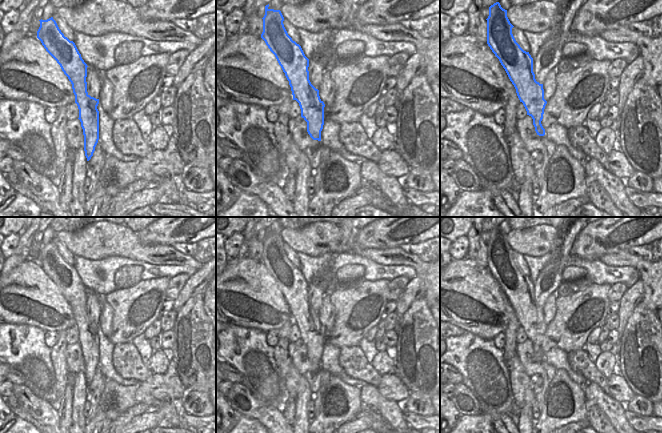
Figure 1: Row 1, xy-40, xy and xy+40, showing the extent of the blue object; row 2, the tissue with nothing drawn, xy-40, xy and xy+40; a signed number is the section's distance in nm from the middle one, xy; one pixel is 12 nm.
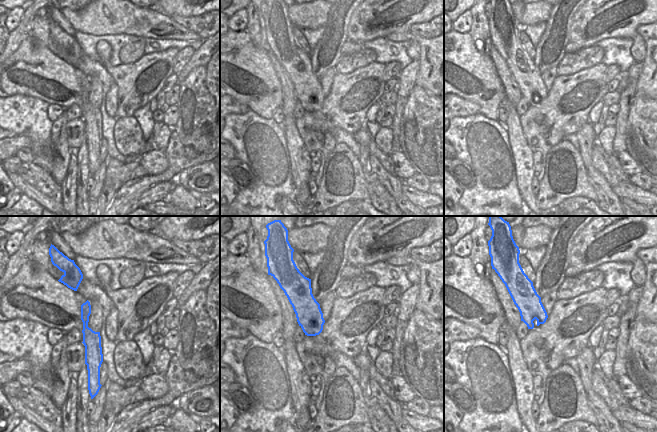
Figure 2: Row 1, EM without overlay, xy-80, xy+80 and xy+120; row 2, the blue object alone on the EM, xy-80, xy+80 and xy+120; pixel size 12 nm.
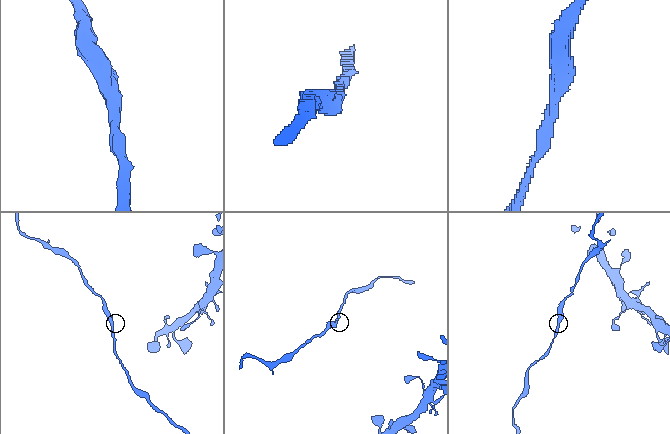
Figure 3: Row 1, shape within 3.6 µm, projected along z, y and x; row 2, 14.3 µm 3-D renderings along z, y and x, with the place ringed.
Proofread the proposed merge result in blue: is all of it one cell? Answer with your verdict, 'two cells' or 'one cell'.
one cell

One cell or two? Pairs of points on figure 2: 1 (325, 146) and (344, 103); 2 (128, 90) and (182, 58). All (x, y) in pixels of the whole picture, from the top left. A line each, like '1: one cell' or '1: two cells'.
1: one cell
2: two cells

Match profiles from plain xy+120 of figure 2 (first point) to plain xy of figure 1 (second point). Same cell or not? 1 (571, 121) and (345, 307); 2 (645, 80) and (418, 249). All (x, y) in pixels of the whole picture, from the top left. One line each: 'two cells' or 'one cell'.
1: one cell
2: two cells

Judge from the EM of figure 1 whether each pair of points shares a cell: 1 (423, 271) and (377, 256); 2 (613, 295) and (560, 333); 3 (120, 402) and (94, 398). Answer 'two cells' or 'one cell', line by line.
1: one cell
2: two cells
3: two cells

